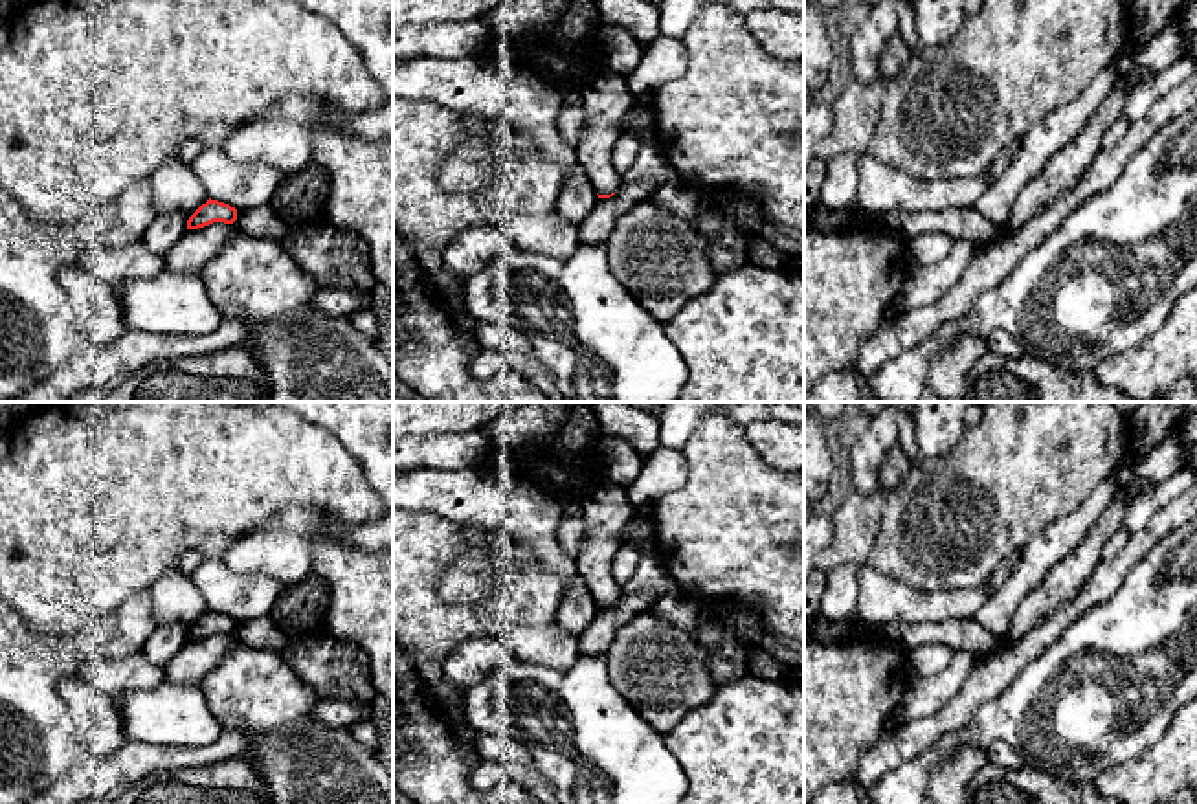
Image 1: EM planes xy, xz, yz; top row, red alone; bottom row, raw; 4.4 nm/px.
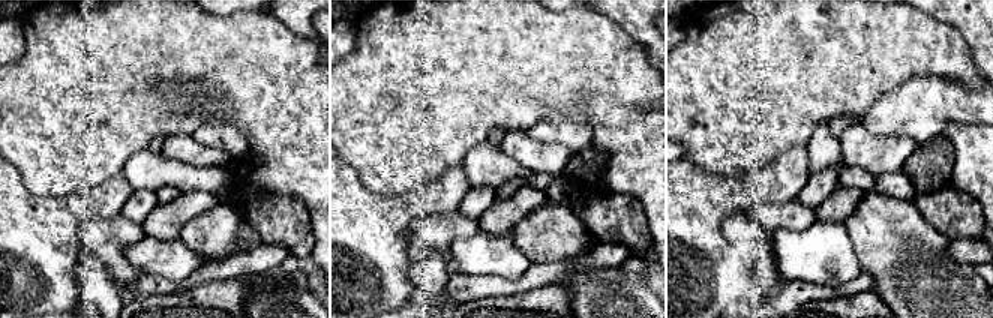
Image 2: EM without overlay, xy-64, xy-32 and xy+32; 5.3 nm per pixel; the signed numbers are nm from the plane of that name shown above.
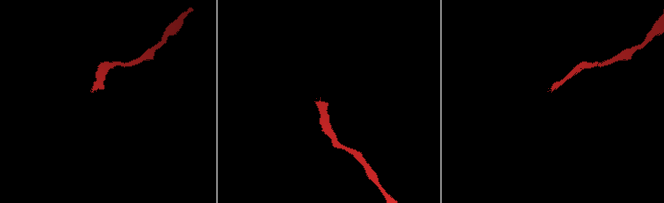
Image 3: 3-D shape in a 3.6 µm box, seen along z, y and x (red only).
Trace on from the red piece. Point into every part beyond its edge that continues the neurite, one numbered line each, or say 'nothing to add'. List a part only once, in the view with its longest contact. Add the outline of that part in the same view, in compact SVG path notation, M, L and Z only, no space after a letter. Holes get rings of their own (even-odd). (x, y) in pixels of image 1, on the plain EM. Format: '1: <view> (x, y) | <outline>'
1: xz (606, 509) | M600 477L580 497L586 536L575 558L576 571L598 606L619 600L619 584L611 576L611 558L621 543L621 530L637 516L626 488Z

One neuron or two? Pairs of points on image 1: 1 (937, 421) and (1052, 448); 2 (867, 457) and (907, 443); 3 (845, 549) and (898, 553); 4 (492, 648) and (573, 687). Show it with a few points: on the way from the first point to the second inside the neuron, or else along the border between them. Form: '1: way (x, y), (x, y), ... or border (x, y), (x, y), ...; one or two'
1: border (966, 428), (964, 435), (946, 454), (933, 457); two
2: border (896, 423), (898, 443); two
3: border (883, 509), (880, 533), (865, 564); two
4: border (513, 654), (483, 680), (476, 681); two

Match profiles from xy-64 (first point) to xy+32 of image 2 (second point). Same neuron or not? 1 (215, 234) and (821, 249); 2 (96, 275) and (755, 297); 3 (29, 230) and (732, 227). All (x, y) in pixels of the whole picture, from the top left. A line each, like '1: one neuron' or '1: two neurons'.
1: two neurons
2: two neurons
3: two neurons

